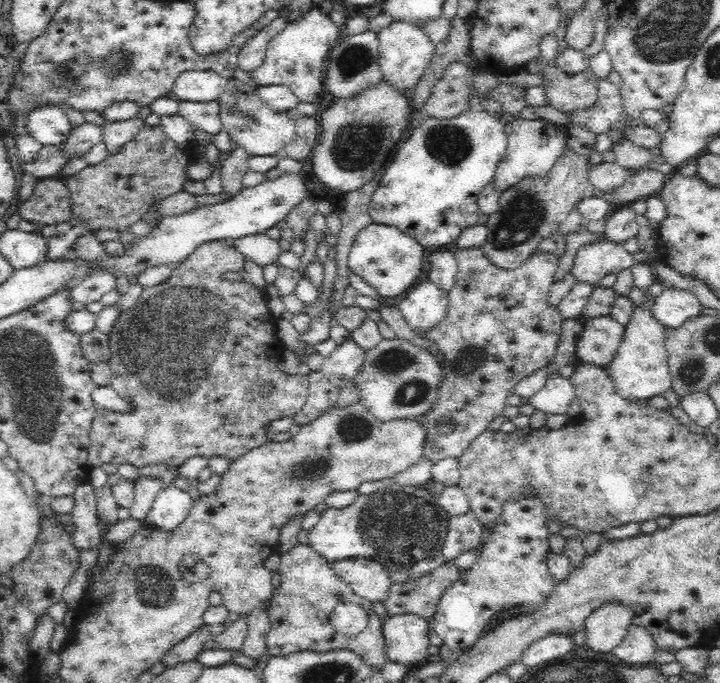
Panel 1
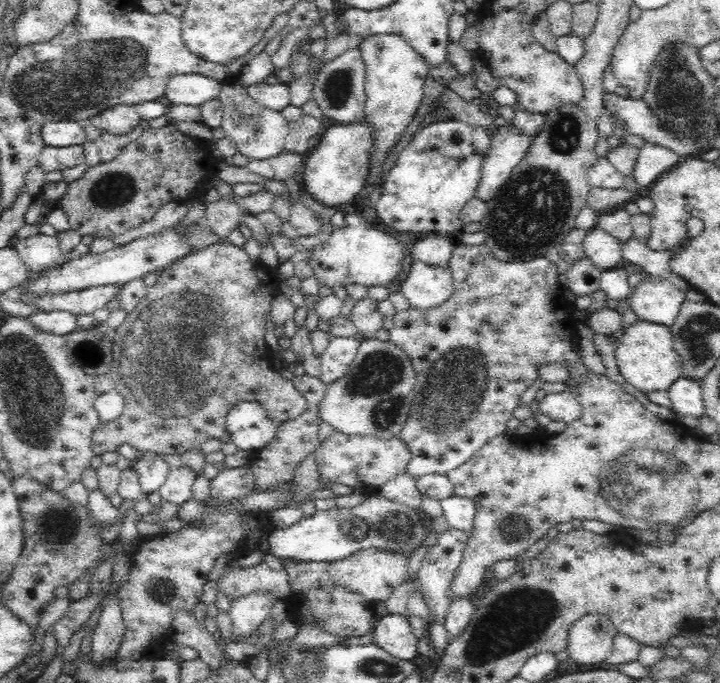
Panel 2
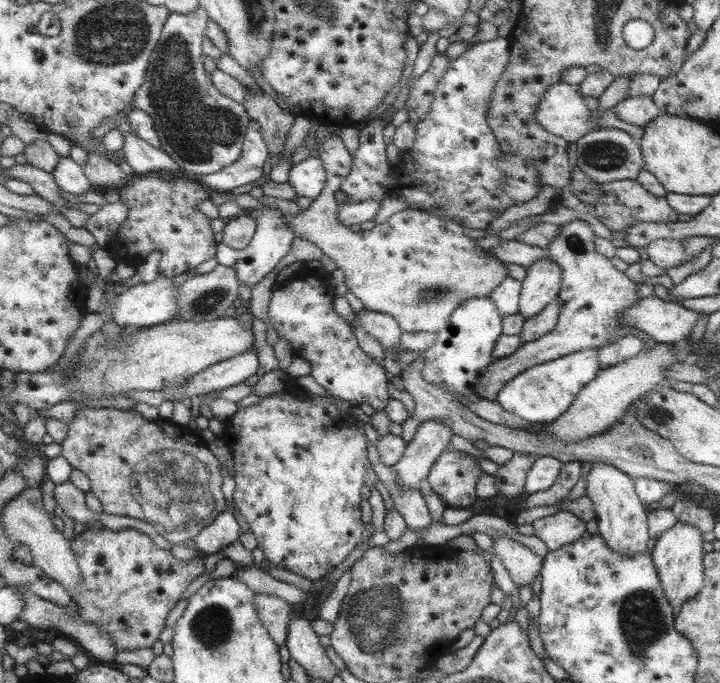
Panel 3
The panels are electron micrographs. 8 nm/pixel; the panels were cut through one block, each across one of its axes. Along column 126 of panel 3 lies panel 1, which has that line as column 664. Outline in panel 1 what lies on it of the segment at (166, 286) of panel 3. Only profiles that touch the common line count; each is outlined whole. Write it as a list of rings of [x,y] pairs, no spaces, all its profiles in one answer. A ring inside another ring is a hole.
[[[666,287],[652,302],[652,315],[666,329],[681,327],[685,320],[696,319],[703,306],[692,291],[677,287]]]

